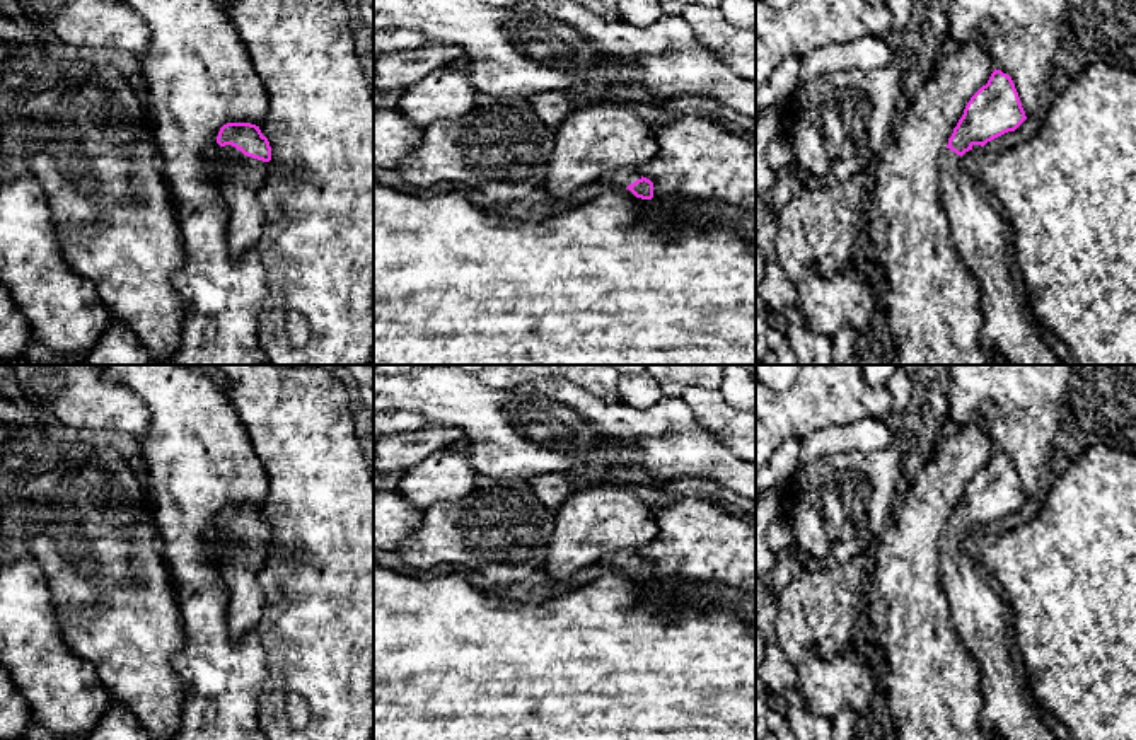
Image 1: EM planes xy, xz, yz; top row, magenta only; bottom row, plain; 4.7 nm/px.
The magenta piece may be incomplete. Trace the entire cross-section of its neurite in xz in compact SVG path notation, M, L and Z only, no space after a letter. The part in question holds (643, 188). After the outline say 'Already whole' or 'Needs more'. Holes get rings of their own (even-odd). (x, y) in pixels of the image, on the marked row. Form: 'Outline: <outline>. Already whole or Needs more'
Outline: M623 167L611 171L599 182L607 189L629 189L636 198L652 199L653 182L640 174L638 169Z. Needs more

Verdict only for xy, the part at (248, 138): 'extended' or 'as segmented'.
extended

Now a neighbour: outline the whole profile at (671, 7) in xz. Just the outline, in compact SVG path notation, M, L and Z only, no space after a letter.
M658 0L664 15L677 17L689 5L701 9L720 9L722 0Z

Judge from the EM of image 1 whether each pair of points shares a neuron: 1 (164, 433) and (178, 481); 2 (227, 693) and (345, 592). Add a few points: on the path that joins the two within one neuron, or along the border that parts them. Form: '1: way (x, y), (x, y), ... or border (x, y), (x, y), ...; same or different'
1: way (176, 445), (178, 469); same
2: border (253, 630), (263, 648), (266, 669), (260, 699); different

